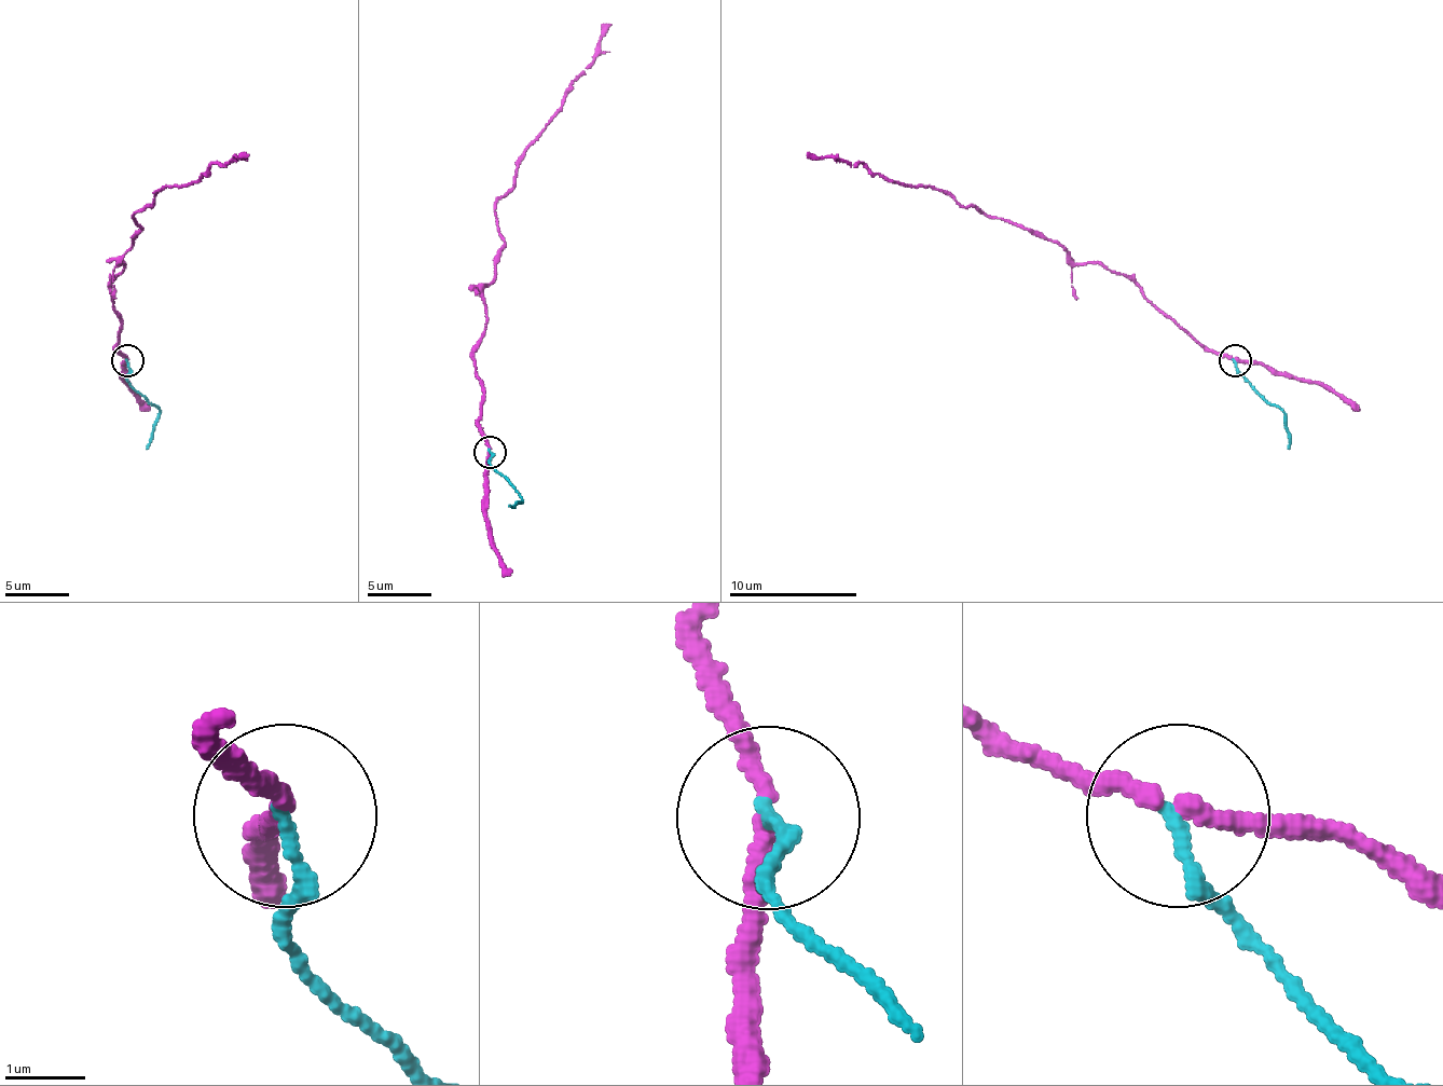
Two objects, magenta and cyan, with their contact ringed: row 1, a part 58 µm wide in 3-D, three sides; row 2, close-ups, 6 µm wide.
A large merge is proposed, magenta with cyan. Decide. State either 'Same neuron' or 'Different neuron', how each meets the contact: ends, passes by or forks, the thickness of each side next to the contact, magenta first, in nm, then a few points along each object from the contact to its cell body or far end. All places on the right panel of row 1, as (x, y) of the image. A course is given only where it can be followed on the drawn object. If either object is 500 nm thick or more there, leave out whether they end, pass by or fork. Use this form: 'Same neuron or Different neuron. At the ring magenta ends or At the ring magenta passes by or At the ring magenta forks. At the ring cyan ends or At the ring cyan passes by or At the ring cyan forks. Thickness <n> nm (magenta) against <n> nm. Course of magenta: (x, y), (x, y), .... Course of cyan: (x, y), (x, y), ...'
Different neuron. At the ring magenta passes by. At the ring cyan ends. Thickness 200 nm (magenta) against 160 nm. Course of magenta: (1234, 359), (1195, 344), (1135, 283), (1077, 263), (1055, 242), (930, 187), (808, 154). Course of cyan: (1234, 359), (1247, 379), (1285, 414), (1288, 450)

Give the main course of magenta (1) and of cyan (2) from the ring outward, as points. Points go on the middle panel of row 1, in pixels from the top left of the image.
1: (489, 451), (472, 352), (485, 329), (482, 294), (505, 243), (495, 204), (610, 25)
2: (489, 451), (489, 464), (521, 502), (508, 505)

